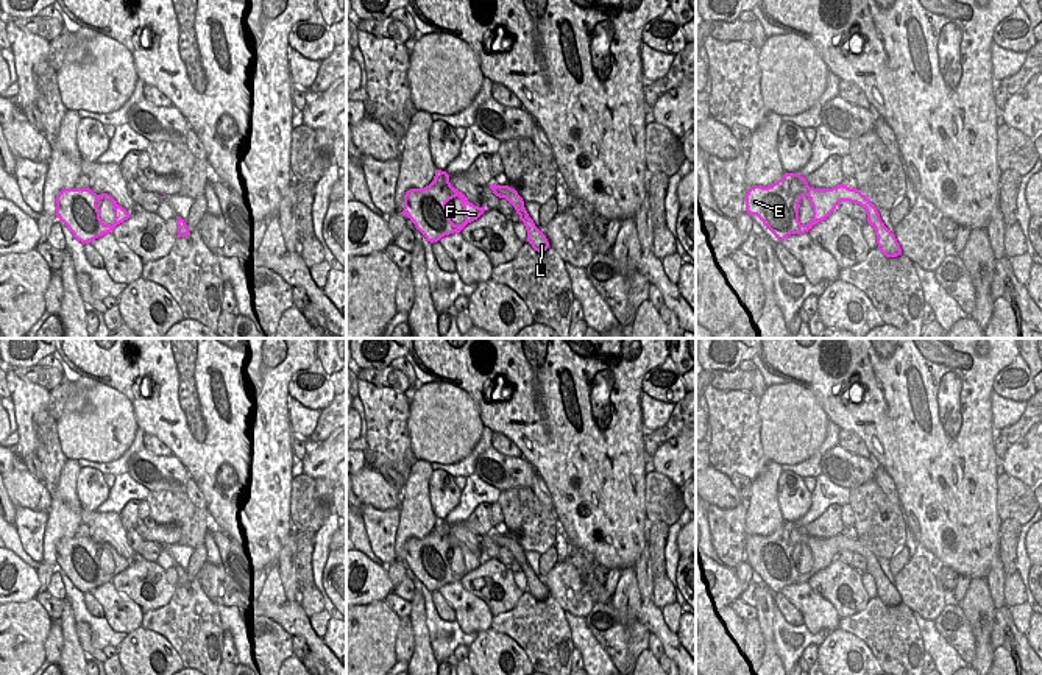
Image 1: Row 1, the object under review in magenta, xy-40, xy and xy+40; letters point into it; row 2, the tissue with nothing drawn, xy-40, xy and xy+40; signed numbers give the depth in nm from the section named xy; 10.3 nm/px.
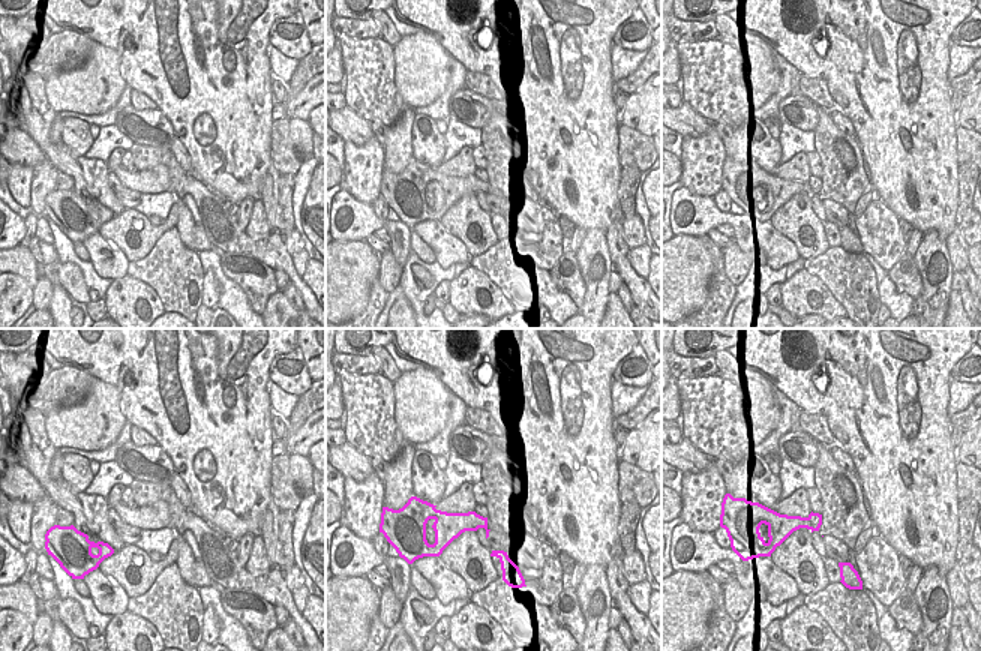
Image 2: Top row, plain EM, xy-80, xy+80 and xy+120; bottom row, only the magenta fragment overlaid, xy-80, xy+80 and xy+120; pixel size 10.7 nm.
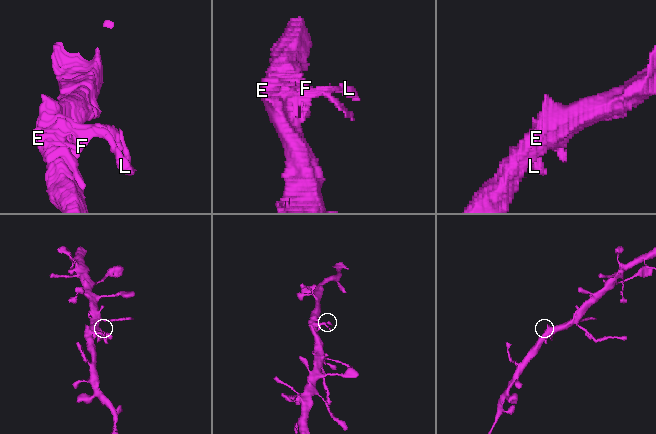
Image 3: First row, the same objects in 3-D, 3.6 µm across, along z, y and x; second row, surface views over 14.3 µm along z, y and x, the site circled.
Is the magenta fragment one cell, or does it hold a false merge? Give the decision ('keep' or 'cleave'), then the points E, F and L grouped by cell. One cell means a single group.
keep; groups E F L

